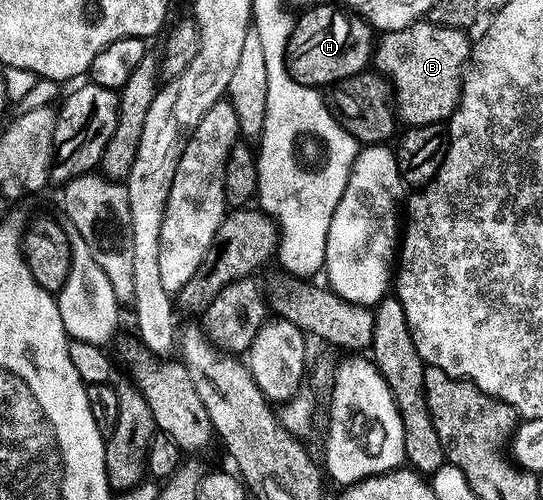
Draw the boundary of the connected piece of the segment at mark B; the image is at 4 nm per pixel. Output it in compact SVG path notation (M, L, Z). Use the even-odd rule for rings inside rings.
M417 21L397 31L385 31L374 43L374 67L392 87L396 113L401 124L408 127L443 124L451 119L460 105L460 86L464 84L466 68L470 63L473 44L467 34L458 29Z

